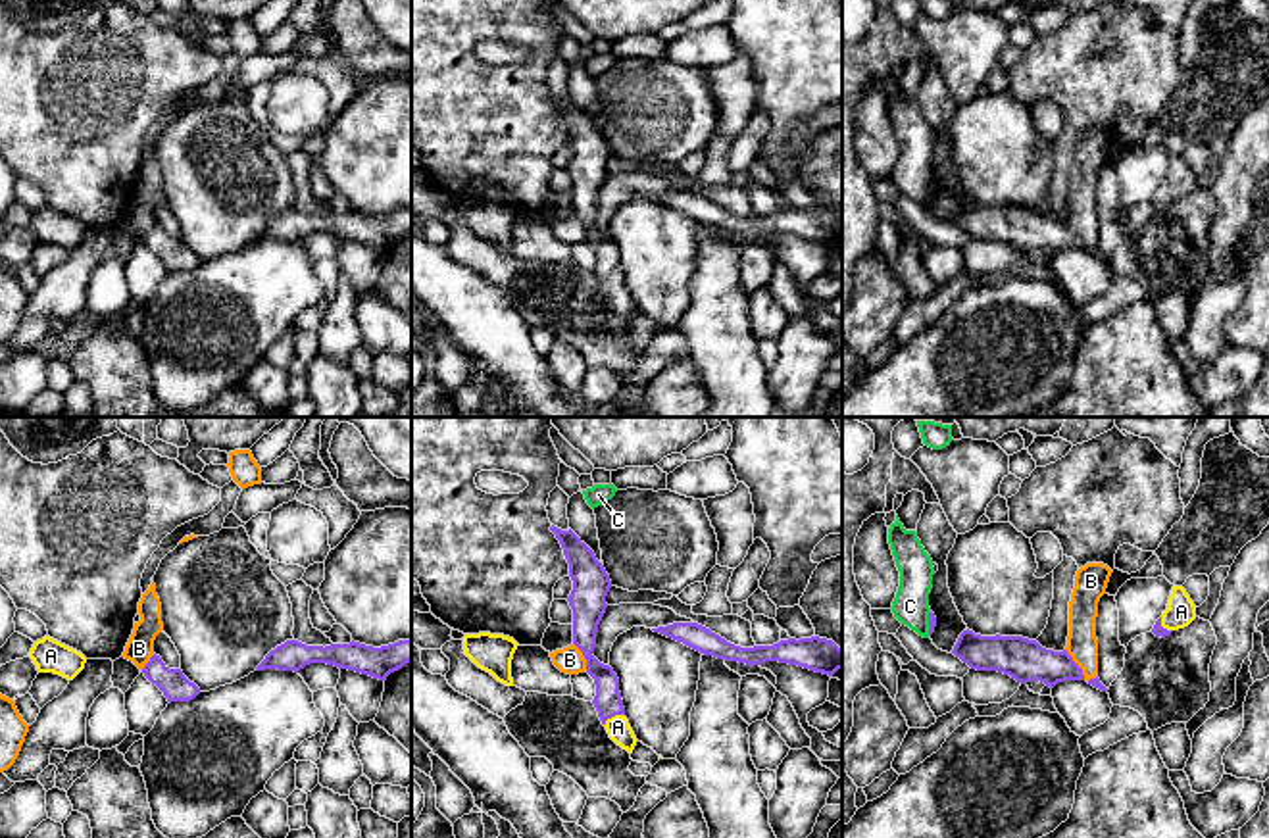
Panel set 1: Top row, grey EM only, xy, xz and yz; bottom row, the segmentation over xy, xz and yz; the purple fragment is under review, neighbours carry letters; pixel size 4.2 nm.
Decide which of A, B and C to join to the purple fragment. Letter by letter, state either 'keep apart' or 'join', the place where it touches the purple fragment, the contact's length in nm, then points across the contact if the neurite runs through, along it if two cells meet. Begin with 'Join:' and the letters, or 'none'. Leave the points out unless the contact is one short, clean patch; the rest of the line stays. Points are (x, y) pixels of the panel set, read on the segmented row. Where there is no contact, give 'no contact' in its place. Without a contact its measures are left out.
Join: A
A: join; meets purple in xz at (612, 715); contact 100 nm long; runs through xz (608, 702), (612, 715), (618, 727)
B: keep apart; meets purple in yz at (1081, 669); contact 180 nm long; border along yz (1066, 648), (1087, 681), (1096, 677)
C: keep apart; meets purple in yz at (929, 623); contact 100 nm long; border along yz (931, 612), (929, 635)

